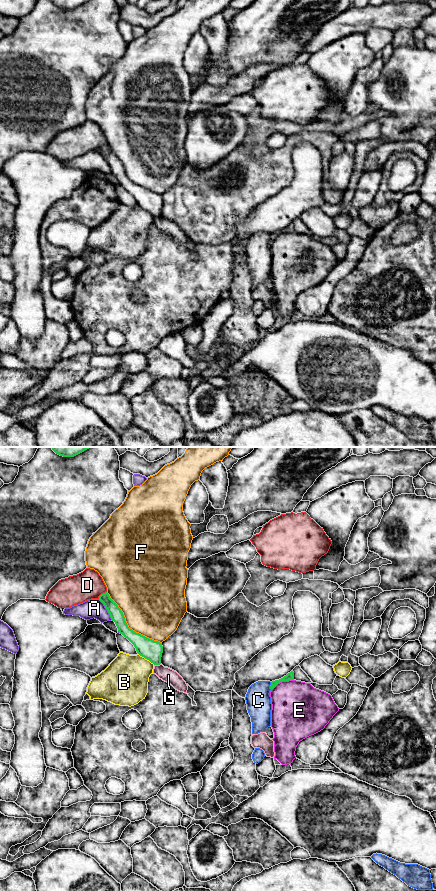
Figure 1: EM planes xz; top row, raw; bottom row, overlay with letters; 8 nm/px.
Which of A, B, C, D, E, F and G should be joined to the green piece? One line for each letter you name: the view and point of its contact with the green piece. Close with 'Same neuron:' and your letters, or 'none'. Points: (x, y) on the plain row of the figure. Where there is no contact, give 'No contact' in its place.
Same neuron: none

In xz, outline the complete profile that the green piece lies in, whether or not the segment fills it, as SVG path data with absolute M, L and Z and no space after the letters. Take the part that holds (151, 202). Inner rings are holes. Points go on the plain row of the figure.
M107 144L101 146L99 148L99 152L104 156L112 173L115 174L119 185L134 197L137 205L145 211L149 212L154 217L160 217L163 205L162 195L149 191L130 181L125 173L123 164L110 150Z

